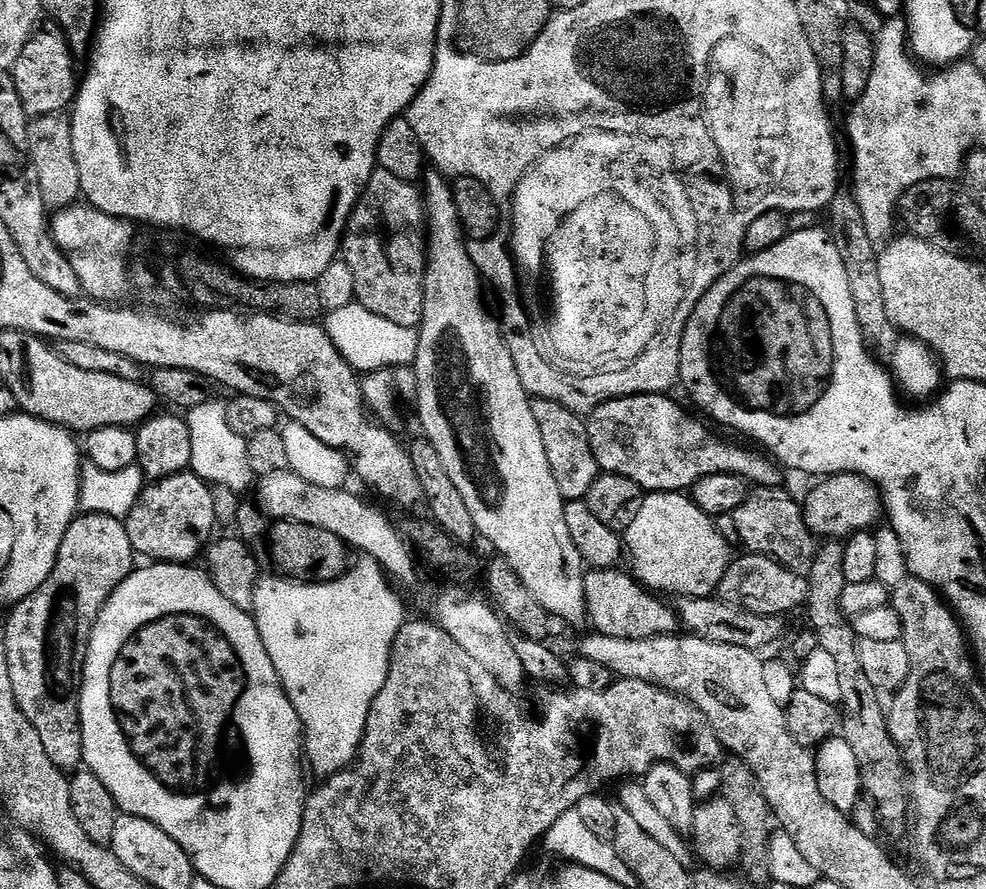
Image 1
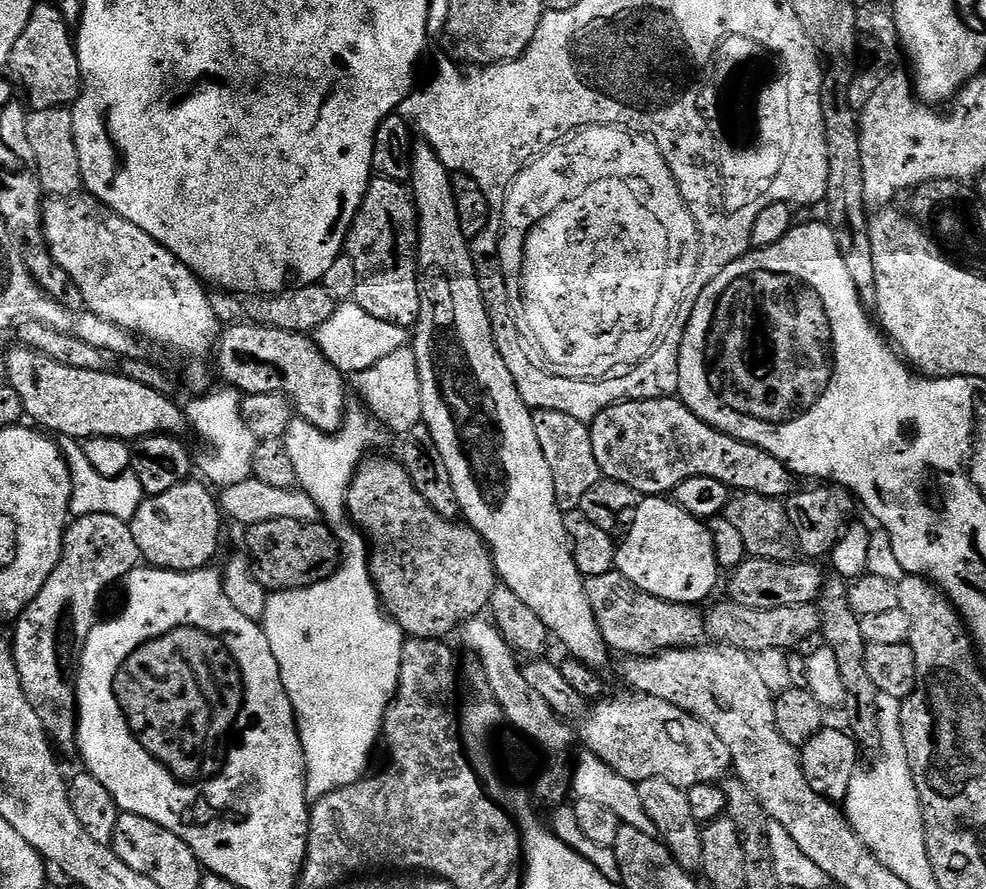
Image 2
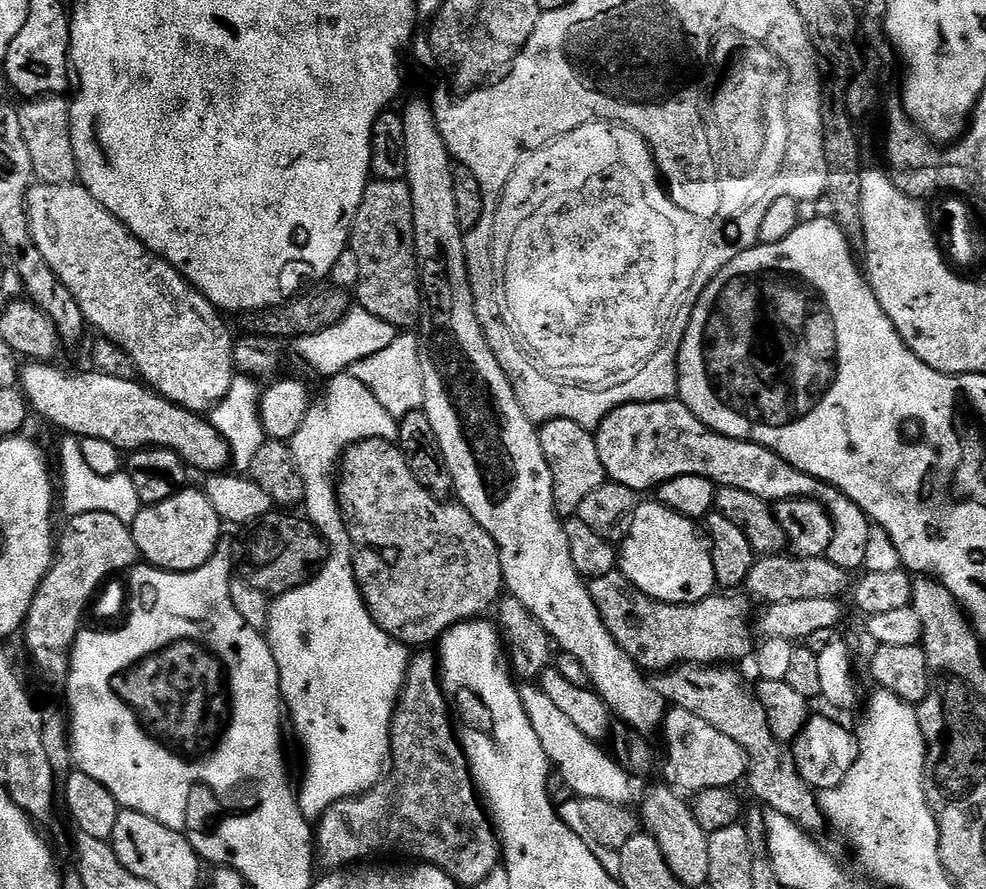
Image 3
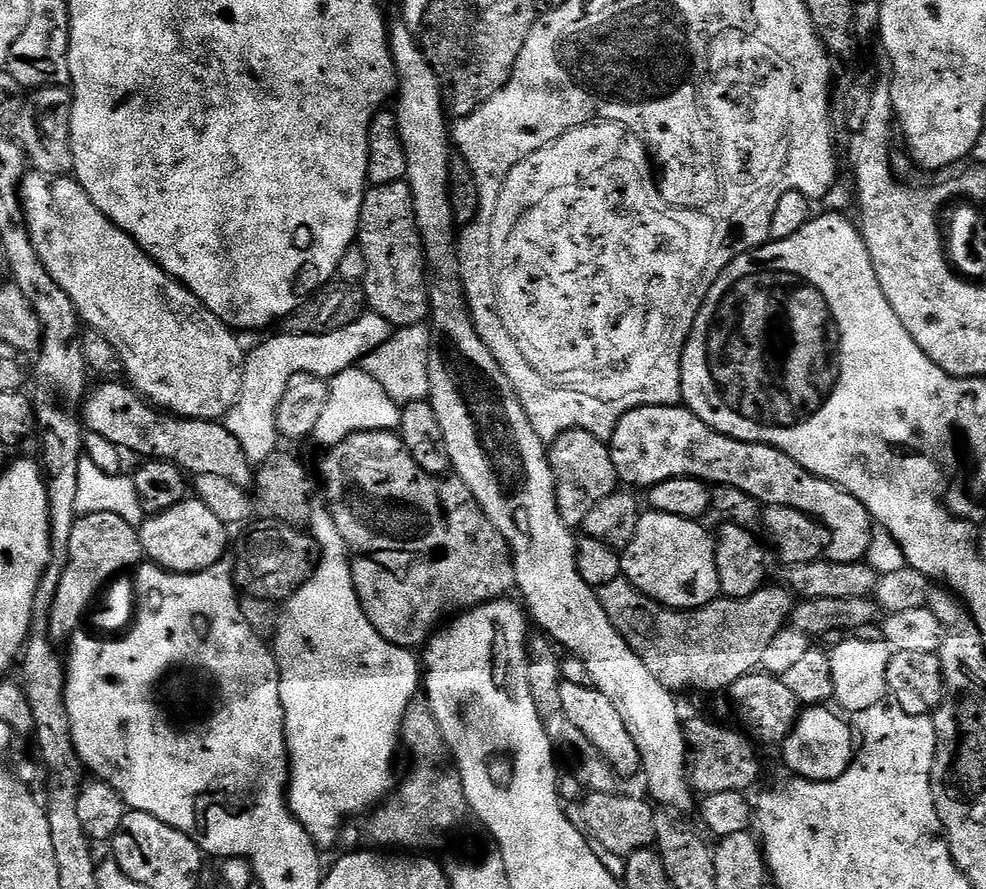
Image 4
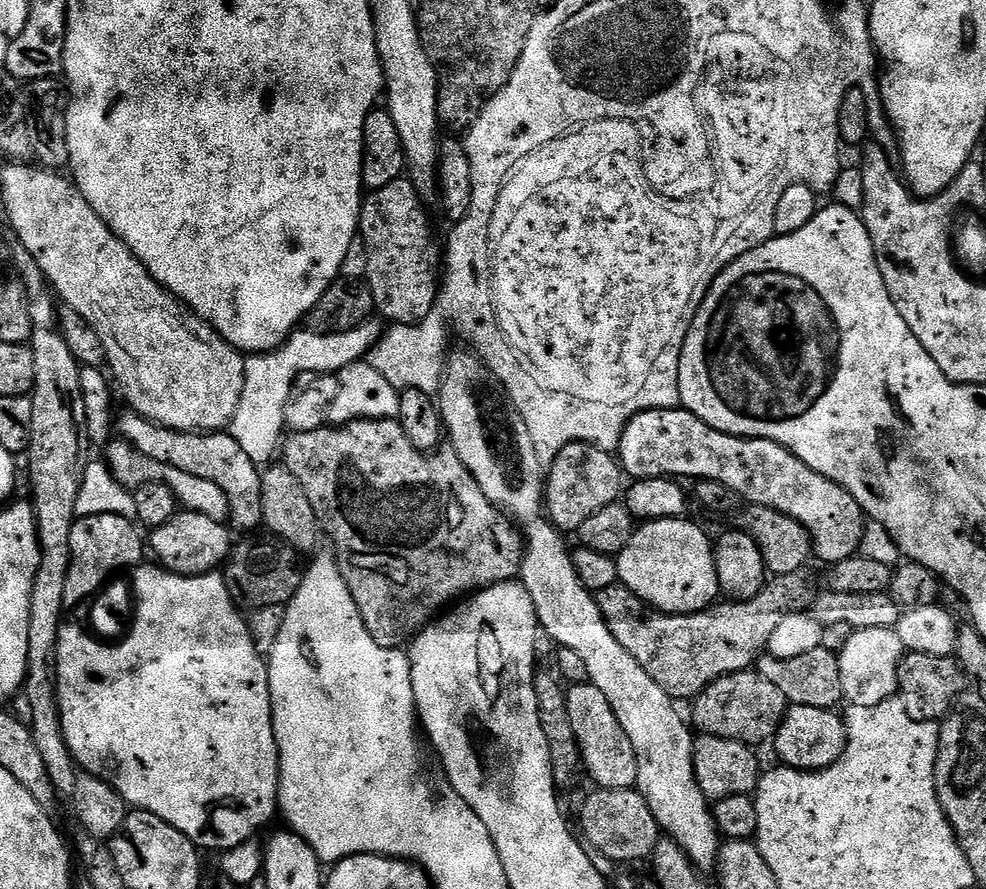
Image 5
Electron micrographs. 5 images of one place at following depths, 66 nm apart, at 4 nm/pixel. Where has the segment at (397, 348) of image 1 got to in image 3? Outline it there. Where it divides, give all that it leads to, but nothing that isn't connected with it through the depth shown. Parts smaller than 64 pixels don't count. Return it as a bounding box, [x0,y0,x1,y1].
[295,306,398,378]

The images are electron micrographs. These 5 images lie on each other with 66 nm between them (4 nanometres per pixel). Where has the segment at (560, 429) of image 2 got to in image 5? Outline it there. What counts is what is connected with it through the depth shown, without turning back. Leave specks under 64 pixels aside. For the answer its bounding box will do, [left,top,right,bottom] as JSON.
[546,444,626,533]

